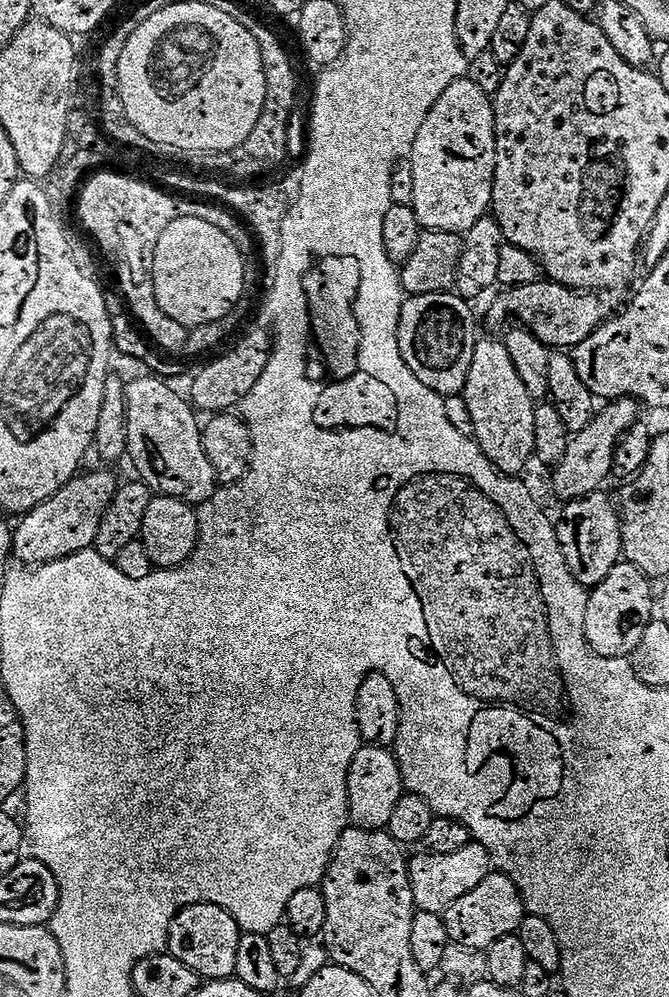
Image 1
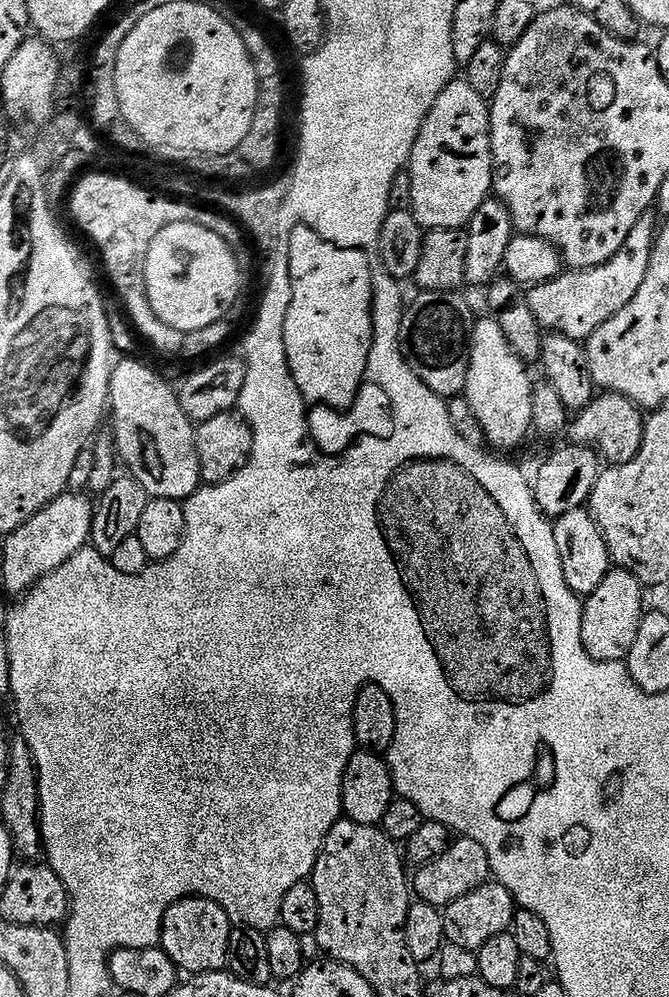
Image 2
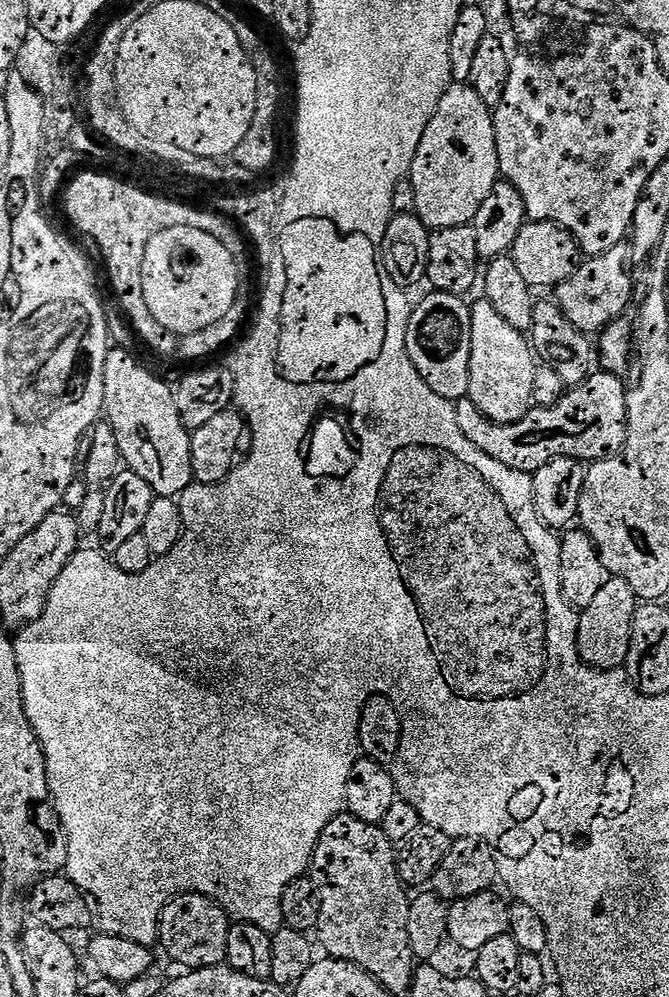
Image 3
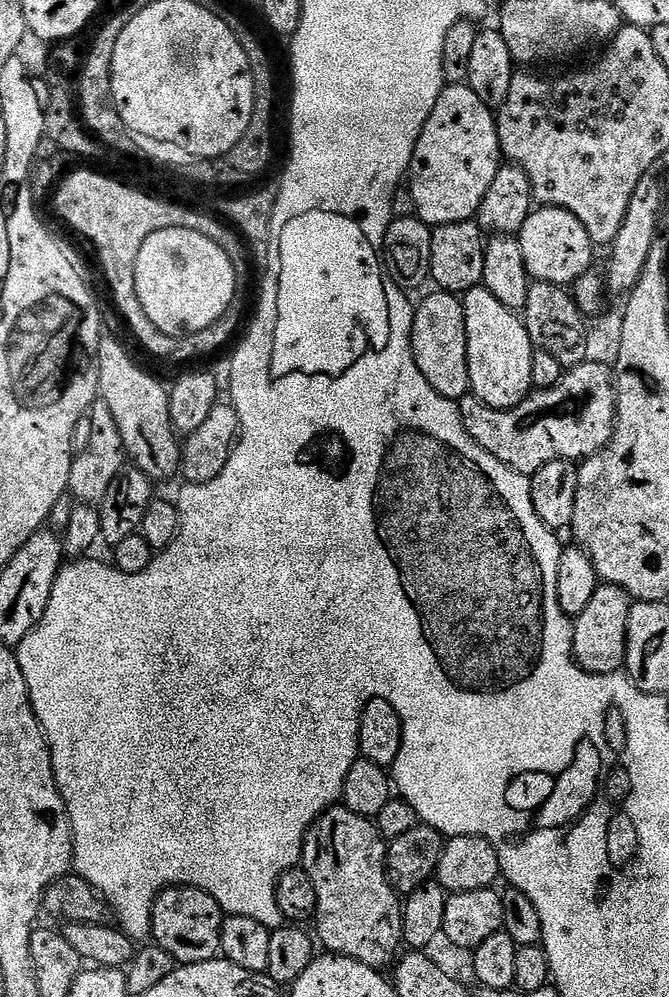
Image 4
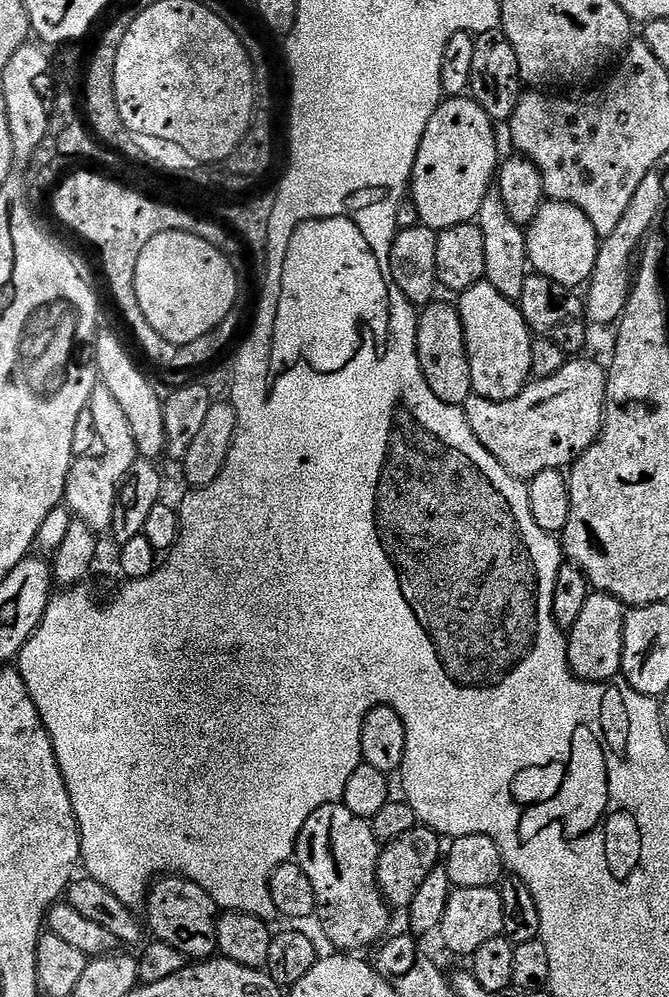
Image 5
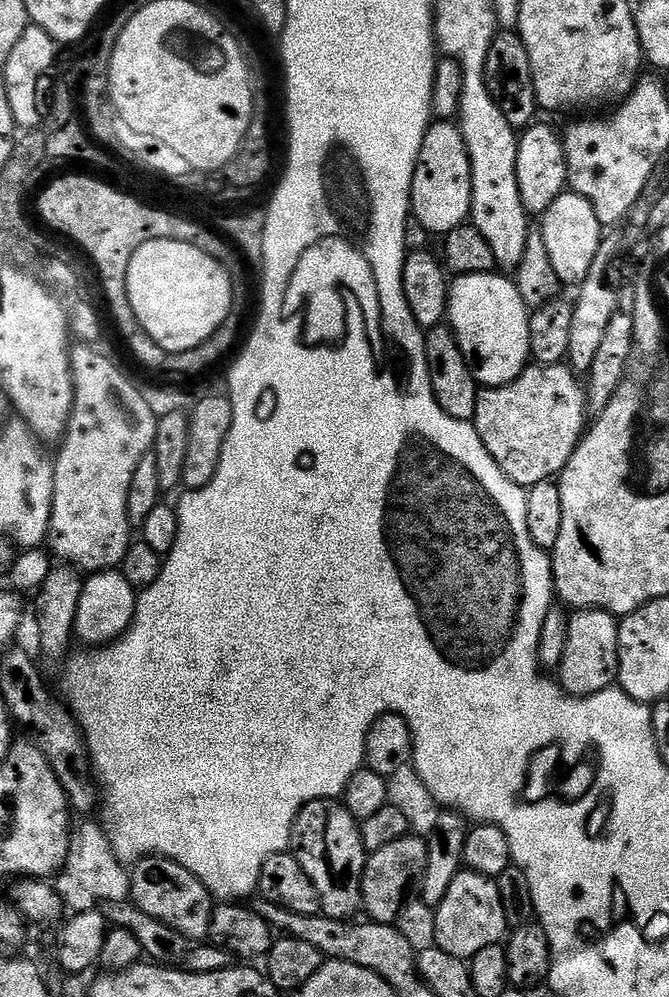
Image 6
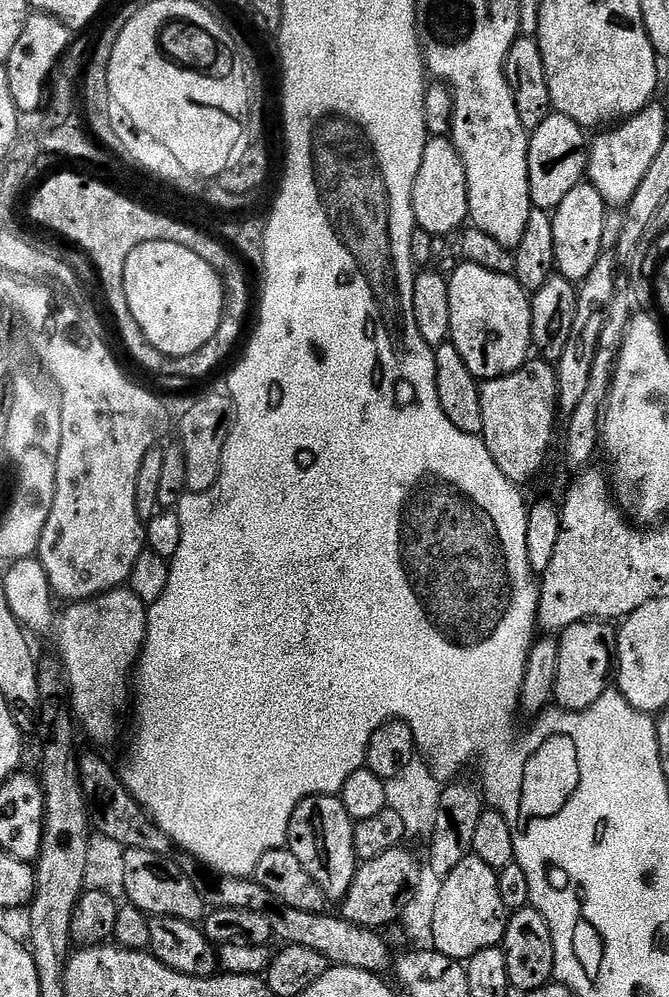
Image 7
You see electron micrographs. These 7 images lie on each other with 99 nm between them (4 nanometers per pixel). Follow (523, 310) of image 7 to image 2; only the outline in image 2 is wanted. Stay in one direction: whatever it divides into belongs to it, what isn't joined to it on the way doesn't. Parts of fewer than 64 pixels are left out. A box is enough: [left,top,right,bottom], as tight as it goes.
[462,318,533,448]

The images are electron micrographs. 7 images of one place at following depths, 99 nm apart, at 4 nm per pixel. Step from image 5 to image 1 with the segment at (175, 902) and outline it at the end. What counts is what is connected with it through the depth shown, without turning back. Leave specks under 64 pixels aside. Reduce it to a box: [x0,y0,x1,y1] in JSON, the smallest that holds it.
[167,904,239,981]

